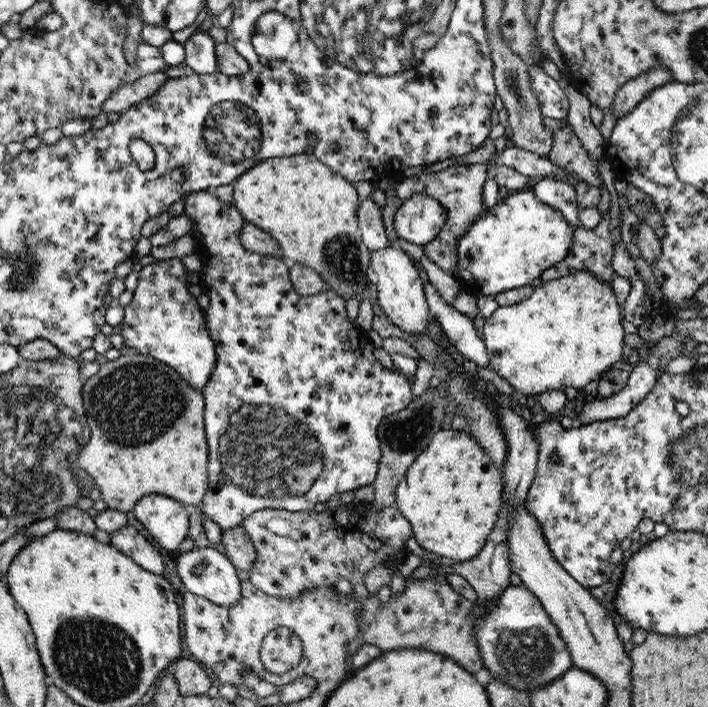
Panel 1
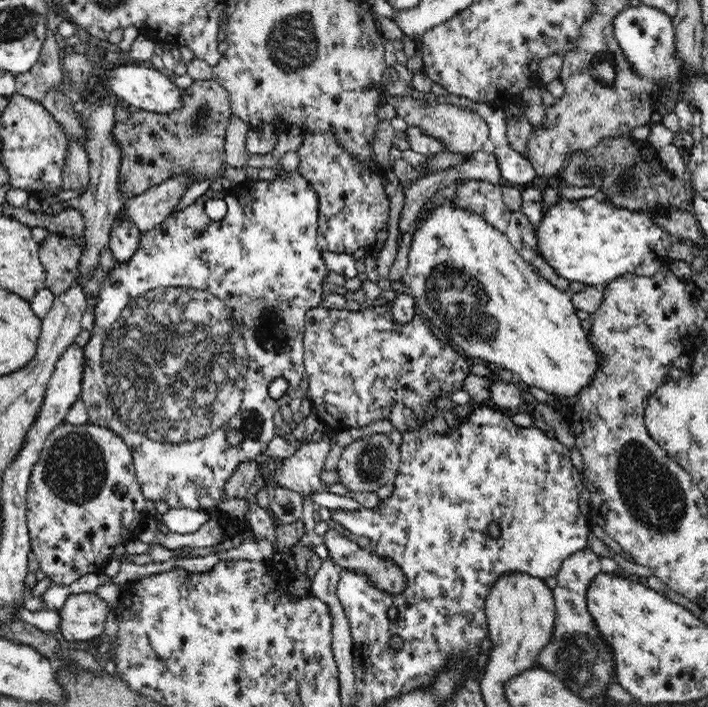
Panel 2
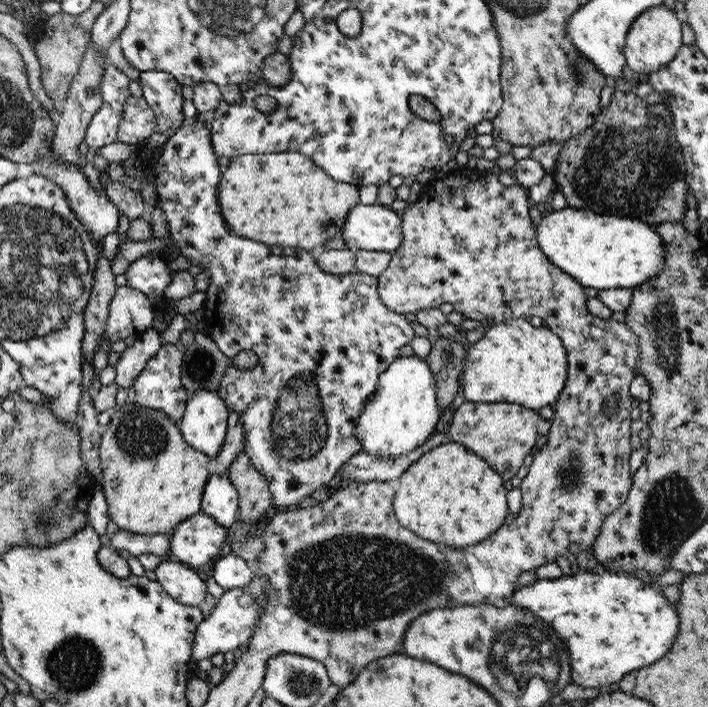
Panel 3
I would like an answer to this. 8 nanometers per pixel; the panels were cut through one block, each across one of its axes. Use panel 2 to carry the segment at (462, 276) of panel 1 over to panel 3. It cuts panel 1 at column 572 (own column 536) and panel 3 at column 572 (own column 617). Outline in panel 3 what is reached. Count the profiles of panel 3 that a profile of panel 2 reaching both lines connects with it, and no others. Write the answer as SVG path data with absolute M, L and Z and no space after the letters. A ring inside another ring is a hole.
M564 207L560 210L543 213L542 220L536 227L536 238L540 250L546 258L556 264L560 270L570 274L583 287L591 286L602 289L631 289L654 277L664 269L664 242L656 232L656 225L646 224L635 217L602 216L592 210Z

